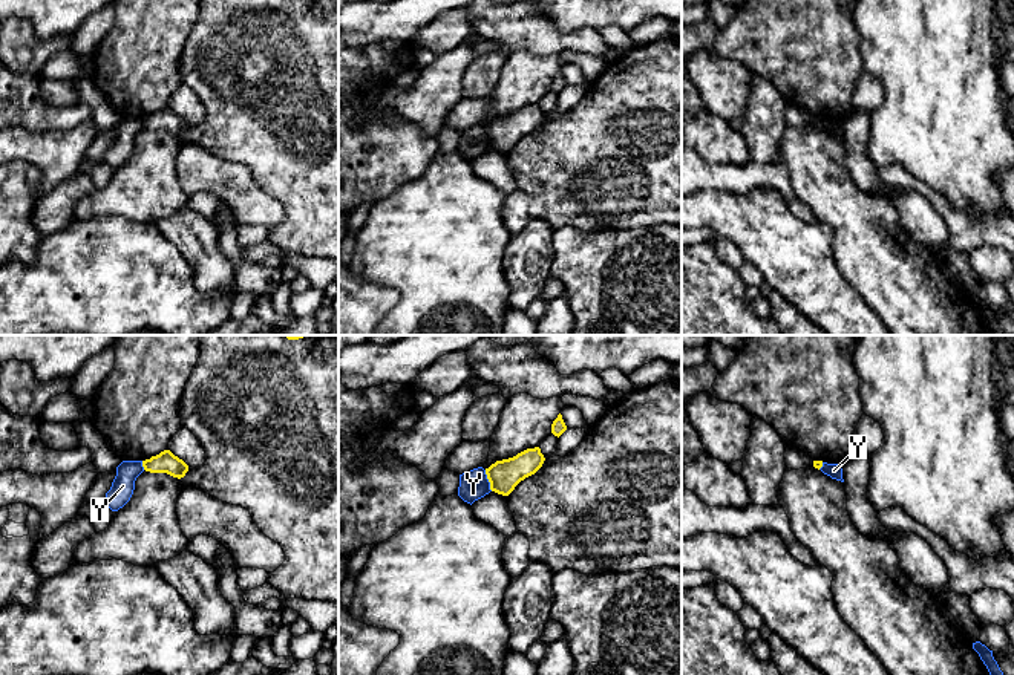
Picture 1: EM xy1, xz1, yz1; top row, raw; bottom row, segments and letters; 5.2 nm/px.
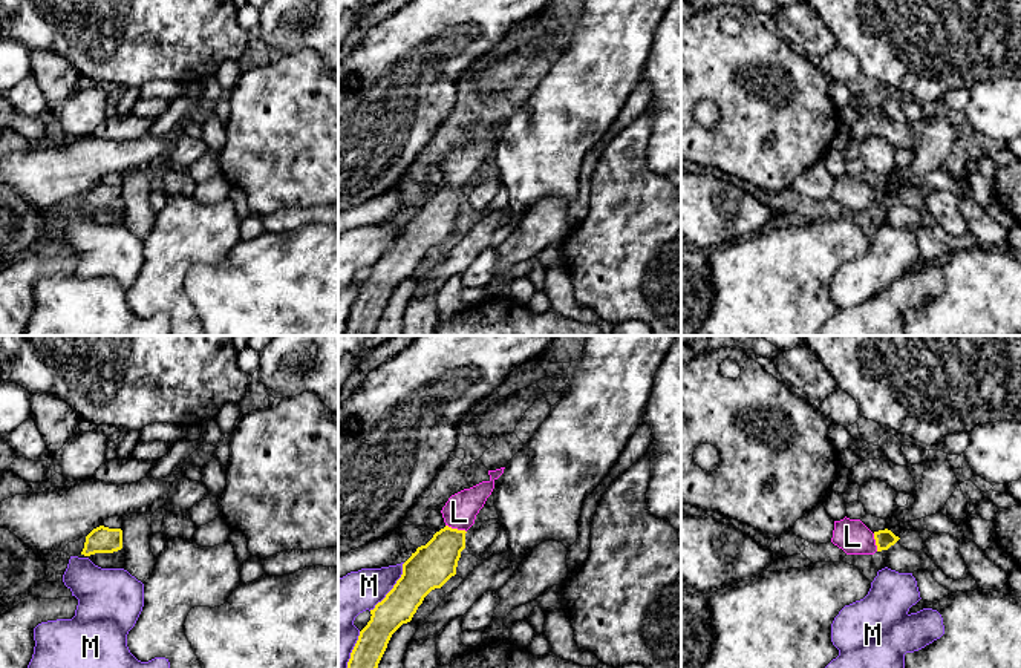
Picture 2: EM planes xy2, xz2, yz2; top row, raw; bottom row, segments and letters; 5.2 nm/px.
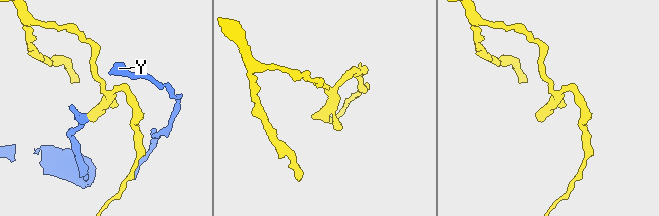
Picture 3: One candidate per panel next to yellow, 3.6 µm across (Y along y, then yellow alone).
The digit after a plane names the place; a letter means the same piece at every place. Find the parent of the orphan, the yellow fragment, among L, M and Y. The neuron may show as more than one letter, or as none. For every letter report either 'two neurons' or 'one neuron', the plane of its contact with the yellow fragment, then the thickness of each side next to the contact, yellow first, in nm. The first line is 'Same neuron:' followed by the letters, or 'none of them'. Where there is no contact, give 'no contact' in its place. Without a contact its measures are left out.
Same neuron: L
L: one neuron; contact in xz2; calibres 220 and 180 nm
M: two neurons; contact in xz2; calibres 220 and 220 nm
Y: two neurons; contact in xz1; calibres 160 and 150 nm

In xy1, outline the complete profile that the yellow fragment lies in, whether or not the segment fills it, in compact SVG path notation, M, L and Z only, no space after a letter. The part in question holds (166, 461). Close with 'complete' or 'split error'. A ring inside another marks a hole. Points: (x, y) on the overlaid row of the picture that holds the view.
M164 450L150 459L142 461L142 467L150 473L167 473L173 478L184 478L188 471L188 465L175 456L170 450Z | complete

